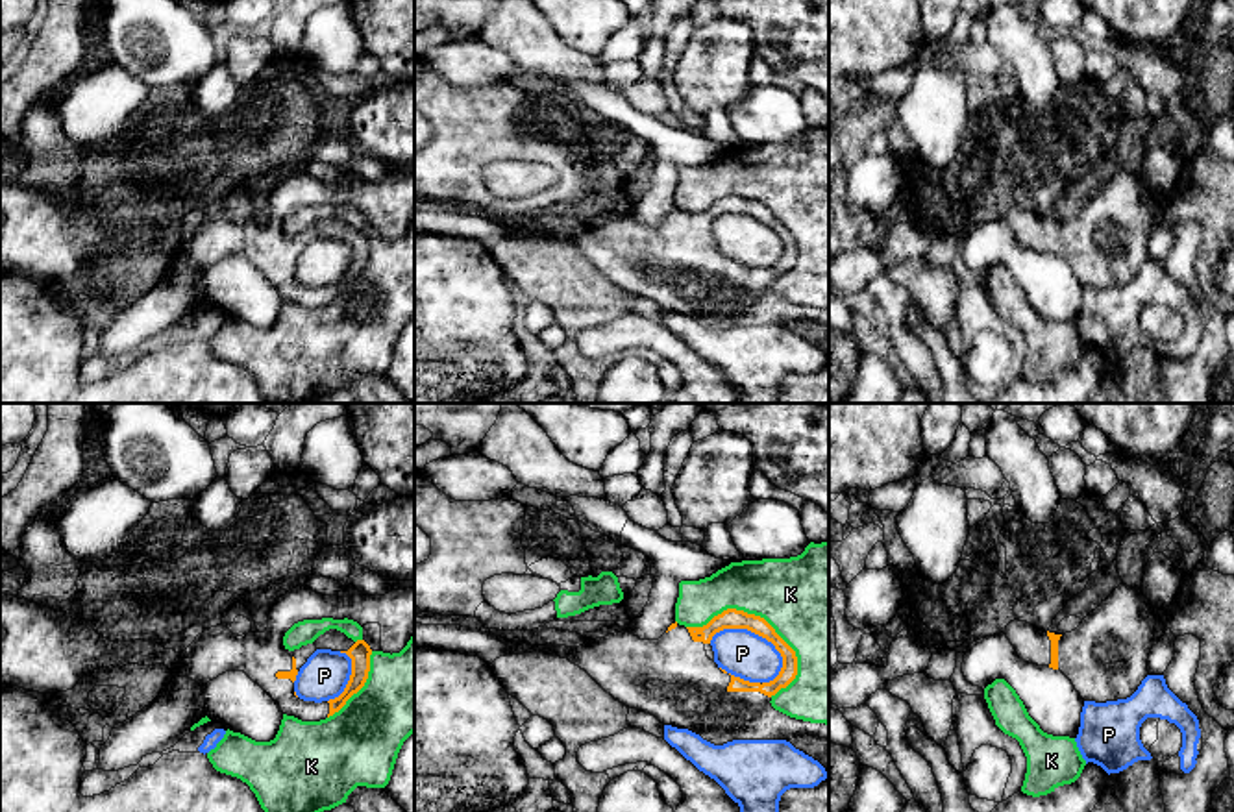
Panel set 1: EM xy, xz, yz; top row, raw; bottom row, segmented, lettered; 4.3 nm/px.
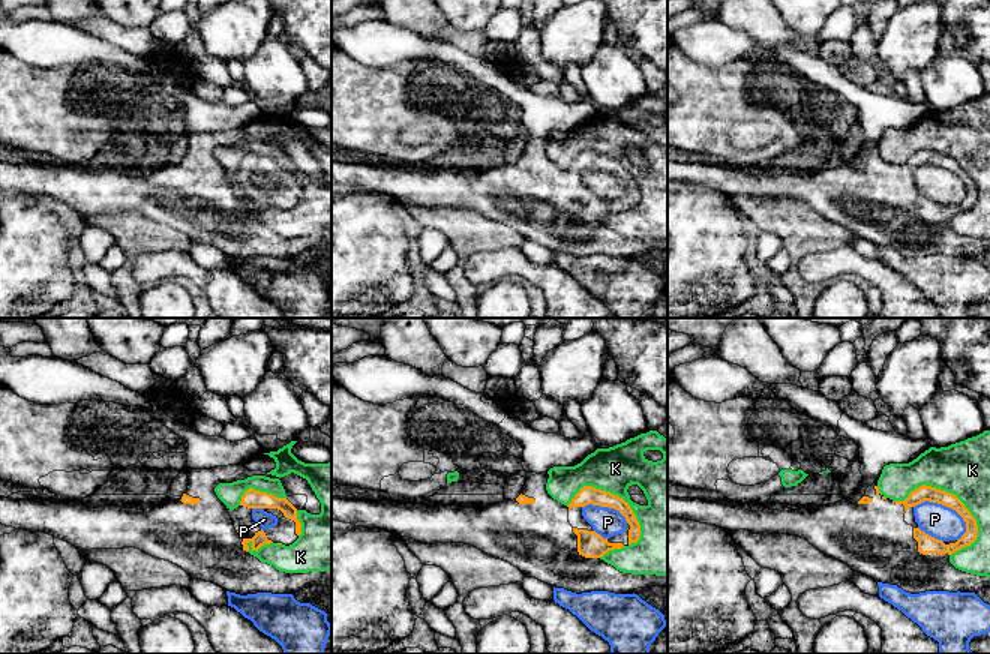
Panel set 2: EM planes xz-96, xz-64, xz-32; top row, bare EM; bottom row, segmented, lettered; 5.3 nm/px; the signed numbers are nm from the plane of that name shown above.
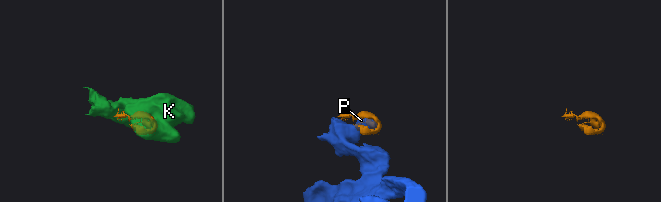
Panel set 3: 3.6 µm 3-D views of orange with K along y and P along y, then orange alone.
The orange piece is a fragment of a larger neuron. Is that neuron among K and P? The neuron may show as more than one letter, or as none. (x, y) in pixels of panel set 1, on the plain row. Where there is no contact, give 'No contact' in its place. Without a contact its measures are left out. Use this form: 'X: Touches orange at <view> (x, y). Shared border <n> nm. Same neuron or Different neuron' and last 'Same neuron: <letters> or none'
K: Touches orange at xz (753, 200). Shared border 550 nm. Different neuron
P: Touches orange at xz (752, 217). Shared border 340 nm. Different neuron
Same neuron: none

